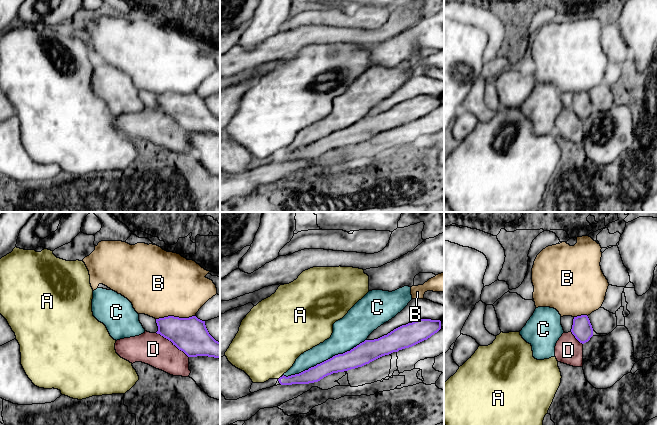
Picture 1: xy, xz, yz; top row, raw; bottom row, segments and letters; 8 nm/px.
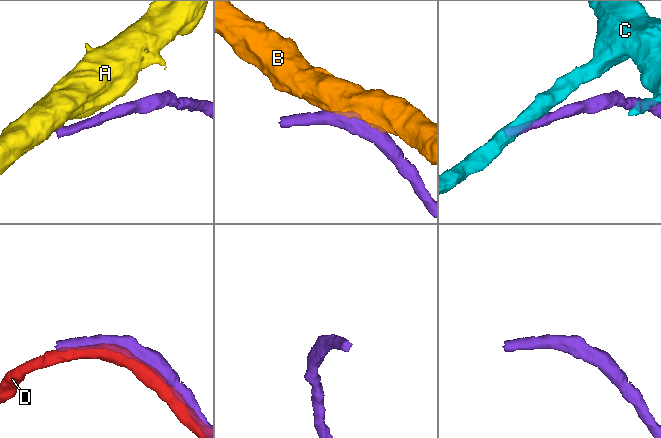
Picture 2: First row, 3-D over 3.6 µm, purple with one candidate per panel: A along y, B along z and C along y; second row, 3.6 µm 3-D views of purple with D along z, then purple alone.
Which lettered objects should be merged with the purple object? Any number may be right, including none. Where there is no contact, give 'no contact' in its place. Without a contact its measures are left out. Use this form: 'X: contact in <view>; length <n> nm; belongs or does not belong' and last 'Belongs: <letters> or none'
A: contact in xz; length 40 nm; does not belong
B: contact in xy; length 320 nm; does not belong
C: contact in xz; length 750 nm; does not belong
D: contact in xy; length 340 nm; does not belong
Belongs: none

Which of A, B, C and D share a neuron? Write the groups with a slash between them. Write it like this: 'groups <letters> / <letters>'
groups A / B / C / D

